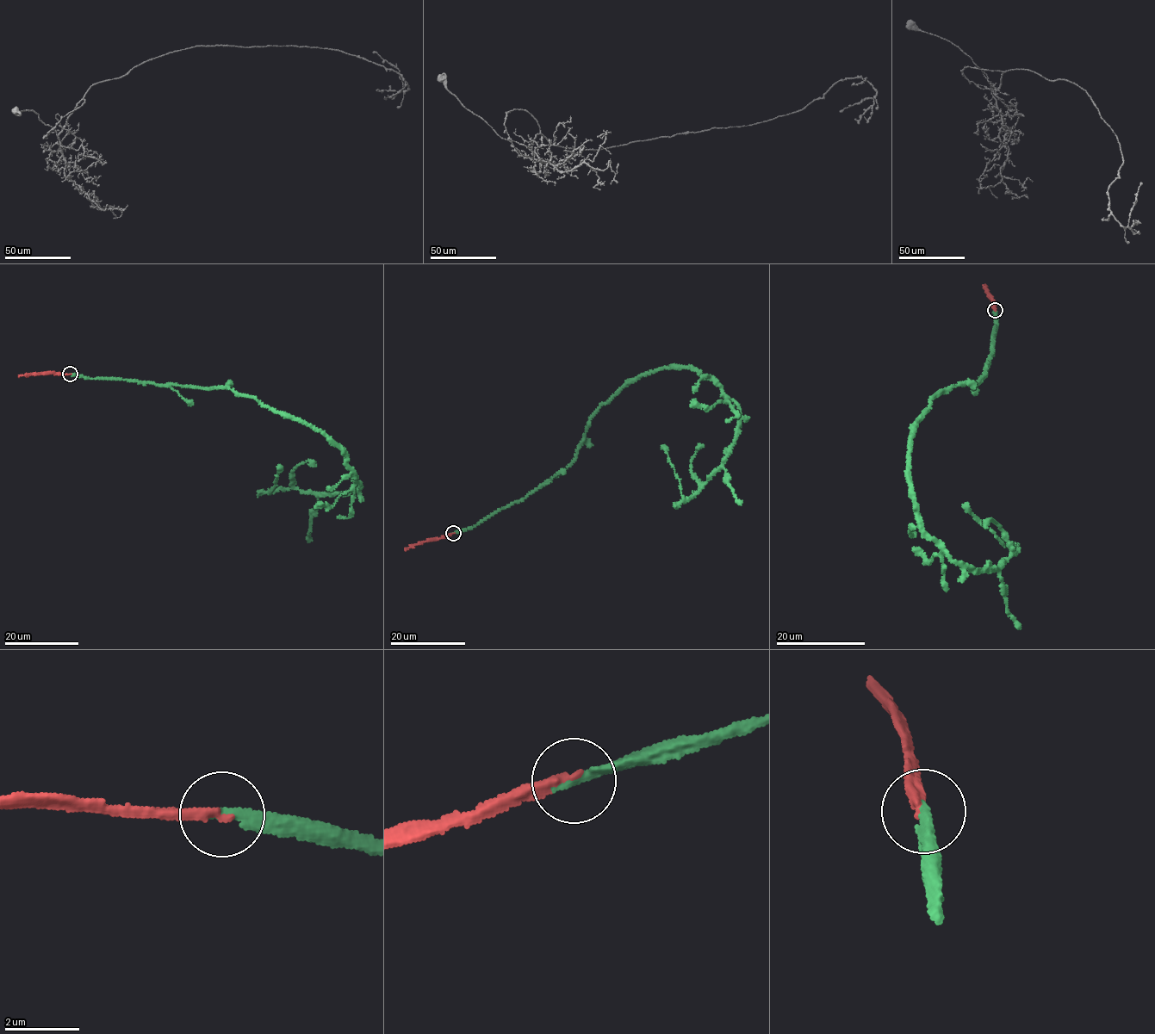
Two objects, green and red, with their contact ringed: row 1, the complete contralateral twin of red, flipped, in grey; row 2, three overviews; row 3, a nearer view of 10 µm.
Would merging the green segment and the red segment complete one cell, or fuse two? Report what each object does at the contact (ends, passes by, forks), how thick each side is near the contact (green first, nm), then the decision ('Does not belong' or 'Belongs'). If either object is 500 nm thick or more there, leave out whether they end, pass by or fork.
At the ring green ends. At the ring red ends. Thickness 320 nm (green) against 240 nm. Belongs

